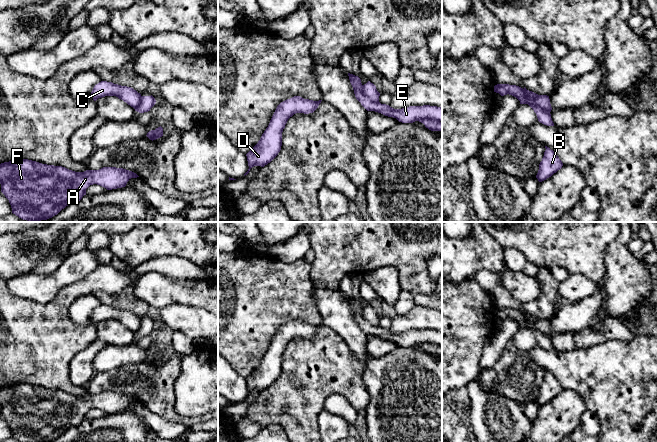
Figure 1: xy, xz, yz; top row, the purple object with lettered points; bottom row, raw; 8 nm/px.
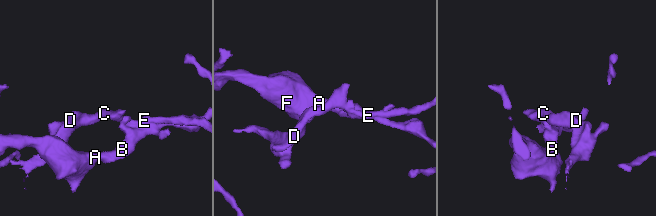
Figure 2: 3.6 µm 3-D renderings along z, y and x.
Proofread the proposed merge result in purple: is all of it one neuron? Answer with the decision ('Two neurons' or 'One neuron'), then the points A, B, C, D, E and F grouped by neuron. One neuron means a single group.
Two neurons. Groups: A B F / C D E

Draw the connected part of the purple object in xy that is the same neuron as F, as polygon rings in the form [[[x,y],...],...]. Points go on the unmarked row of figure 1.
[[[28,383],[0,388],[1,416],[9,424],[12,437],[19,442],[52,442],[66,430],[77,427],[86,419],[86,413],[93,408],[107,414],[125,411],[136,397],[116,391],[75,396],[62,390],[42,388]]]

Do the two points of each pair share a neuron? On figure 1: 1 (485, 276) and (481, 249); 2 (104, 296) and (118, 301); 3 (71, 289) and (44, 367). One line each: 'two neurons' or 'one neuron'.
1: two neurons
2: one neuron
3: one neuron

